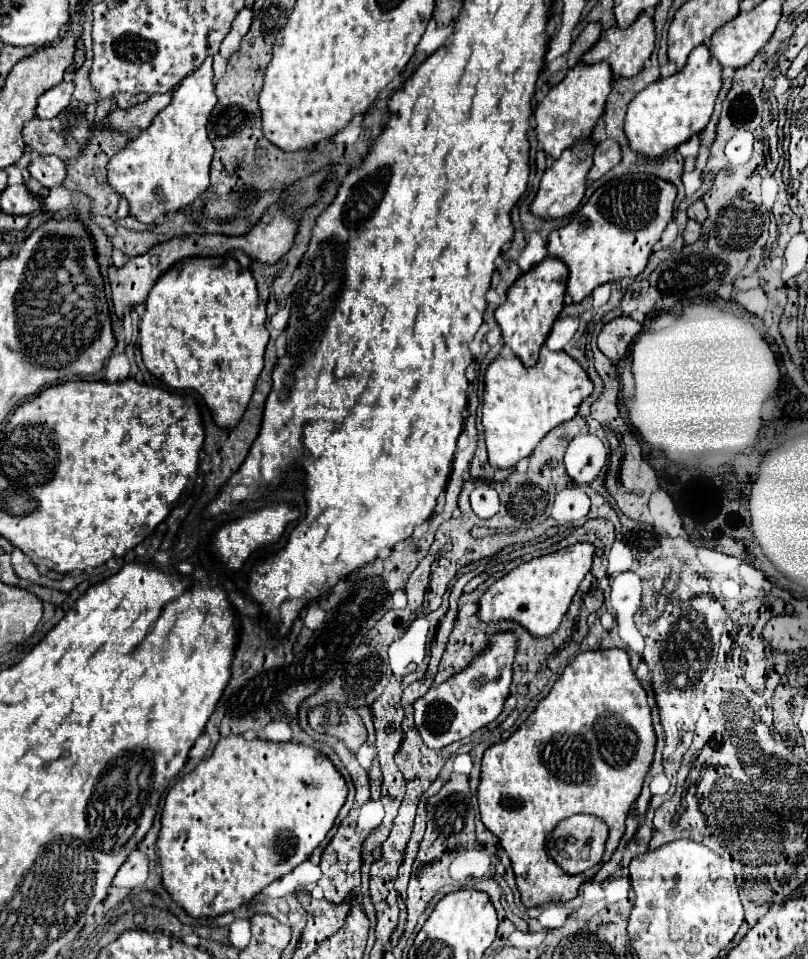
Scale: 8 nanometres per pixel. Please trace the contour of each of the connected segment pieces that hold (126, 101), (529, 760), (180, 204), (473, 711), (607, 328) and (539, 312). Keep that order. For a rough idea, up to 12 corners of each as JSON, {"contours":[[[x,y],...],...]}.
{"contours":[[[146,95],[116,97],[116,105],[120,109],[130,109],[138,103],[144,103]],[[624,649],[580,653],[486,751],[482,823],[522,903],[574,899],[546,843],[616,849],[656,749]],[[212,59],[112,157],[108,183],[154,223],[206,189]],[[514,631],[414,701],[416,729],[444,749],[492,723],[510,695]],[[630,317],[604,325],[598,349],[612,361],[626,357],[642,325]],[[546,257],[494,313],[526,367],[564,307],[568,269]]]}

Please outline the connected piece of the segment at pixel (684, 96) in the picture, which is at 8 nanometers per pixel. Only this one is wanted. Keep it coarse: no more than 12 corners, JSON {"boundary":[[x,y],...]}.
{"boundary":[[698,45],[628,105],[630,147],[660,157],[698,135],[722,65]]}

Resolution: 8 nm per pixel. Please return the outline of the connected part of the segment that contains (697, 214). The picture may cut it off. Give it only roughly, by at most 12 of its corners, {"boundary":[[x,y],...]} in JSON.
{"boundary":[[702,201],[688,207],[688,217],[704,223],[708,213]]}

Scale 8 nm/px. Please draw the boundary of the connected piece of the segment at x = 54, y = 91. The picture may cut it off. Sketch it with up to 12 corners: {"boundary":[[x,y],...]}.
{"boundary":[[62,81],[36,105],[42,119],[56,117],[70,103],[74,81]]}

